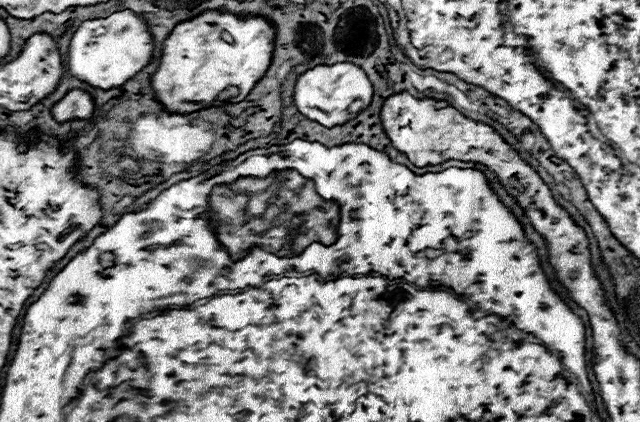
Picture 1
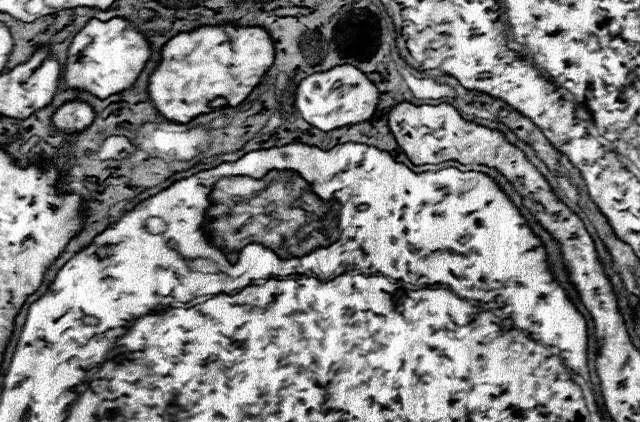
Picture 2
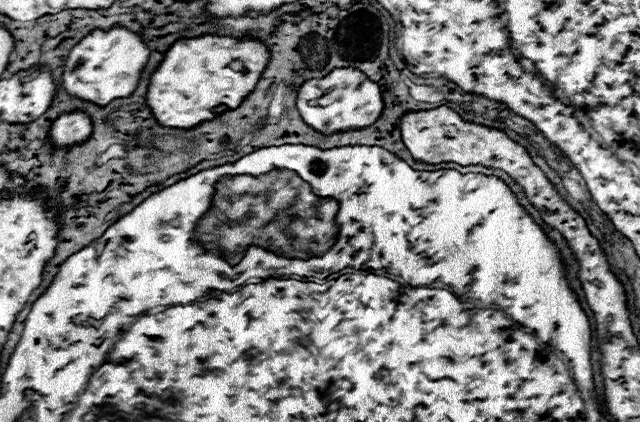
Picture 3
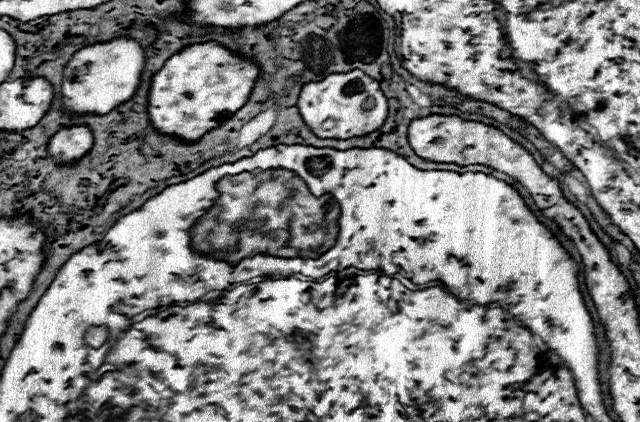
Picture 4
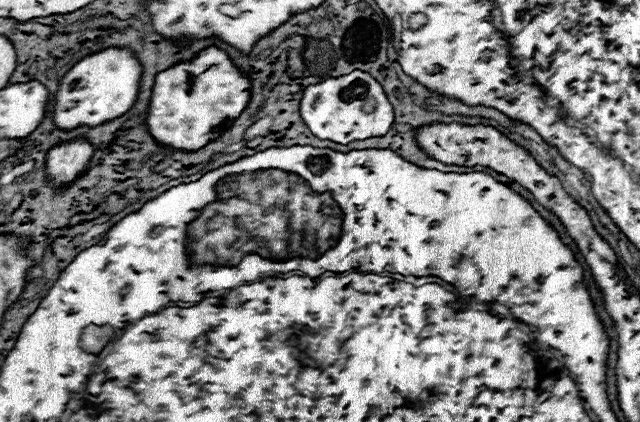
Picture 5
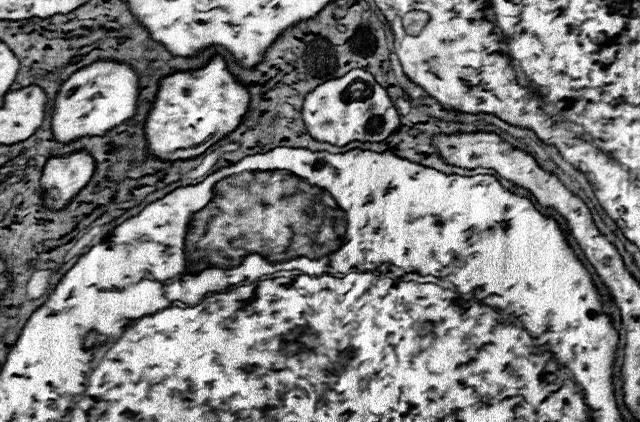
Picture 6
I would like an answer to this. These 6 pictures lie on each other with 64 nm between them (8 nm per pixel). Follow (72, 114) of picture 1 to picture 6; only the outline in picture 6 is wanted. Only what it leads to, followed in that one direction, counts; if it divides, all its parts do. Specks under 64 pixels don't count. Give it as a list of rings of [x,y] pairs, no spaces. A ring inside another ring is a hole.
[[[78,150],[66,156],[52,156],[42,172],[40,186],[44,190],[44,196],[52,196],[52,192],[58,194],[56,204],[64,206],[72,200],[72,196],[78,194],[78,190],[88,184],[90,176],[94,174],[92,156],[86,150]]]

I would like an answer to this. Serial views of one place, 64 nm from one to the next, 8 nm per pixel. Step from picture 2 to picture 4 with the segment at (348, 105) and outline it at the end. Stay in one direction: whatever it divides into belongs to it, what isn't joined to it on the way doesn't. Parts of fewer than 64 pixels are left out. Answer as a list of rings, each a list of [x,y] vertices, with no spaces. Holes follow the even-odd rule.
[[[362,70],[330,74],[320,82],[304,84],[298,96],[298,112],[318,138],[352,138],[380,128],[388,114],[388,102],[378,82]]]

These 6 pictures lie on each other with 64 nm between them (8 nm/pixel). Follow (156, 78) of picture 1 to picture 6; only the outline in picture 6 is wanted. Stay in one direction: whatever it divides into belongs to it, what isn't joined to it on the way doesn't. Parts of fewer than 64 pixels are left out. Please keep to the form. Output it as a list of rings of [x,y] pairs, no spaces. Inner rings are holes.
[[[214,54],[212,62],[206,62],[198,70],[174,72],[162,78],[154,106],[146,118],[144,130],[150,144],[148,148],[162,160],[200,156],[226,134],[238,128],[242,116],[248,110],[248,104],[250,92],[246,86],[230,74],[222,56]]]

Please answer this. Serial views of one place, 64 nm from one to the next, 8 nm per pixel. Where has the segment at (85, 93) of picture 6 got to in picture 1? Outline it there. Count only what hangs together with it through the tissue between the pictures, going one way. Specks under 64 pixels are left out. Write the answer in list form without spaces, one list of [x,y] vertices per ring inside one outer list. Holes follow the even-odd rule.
[[[122,10],[110,14],[108,18],[86,20],[78,26],[68,50],[68,70],[74,78],[108,90],[122,86],[128,78],[138,74],[150,62],[152,50],[154,38],[150,36],[146,22],[136,12]]]

